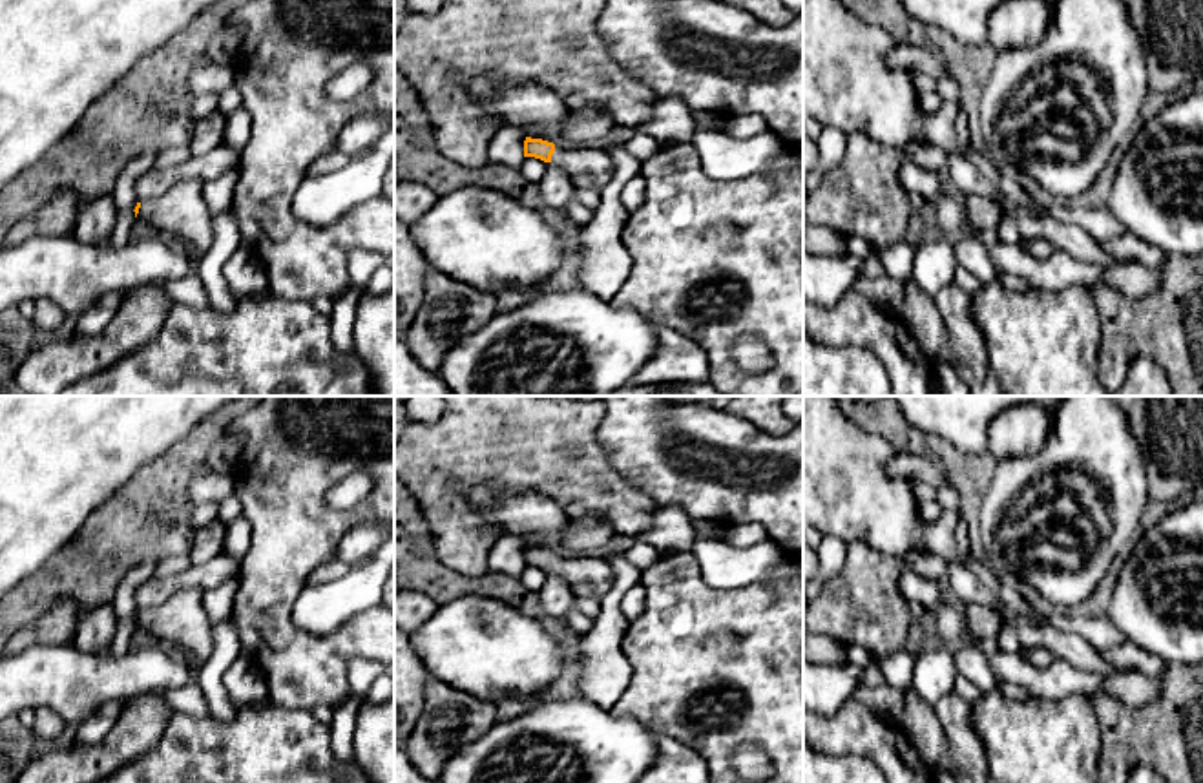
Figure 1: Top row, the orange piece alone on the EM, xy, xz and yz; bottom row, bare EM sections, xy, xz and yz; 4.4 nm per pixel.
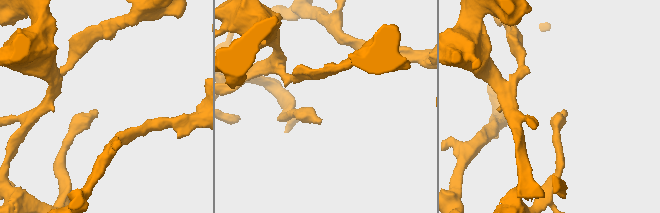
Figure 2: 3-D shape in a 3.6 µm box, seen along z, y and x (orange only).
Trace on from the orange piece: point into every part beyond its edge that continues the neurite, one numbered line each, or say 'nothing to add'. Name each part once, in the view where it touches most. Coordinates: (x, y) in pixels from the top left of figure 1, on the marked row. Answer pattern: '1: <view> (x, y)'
1: xz (588, 168)

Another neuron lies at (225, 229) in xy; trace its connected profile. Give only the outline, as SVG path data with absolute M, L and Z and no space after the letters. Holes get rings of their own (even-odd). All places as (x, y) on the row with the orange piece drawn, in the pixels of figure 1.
M230 204L228 208L212 214L210 219L214 243L210 250L197 261L194 270L208 292L210 305L223 312L232 312L237 299L230 292L221 270L230 254L241 245L234 206Z

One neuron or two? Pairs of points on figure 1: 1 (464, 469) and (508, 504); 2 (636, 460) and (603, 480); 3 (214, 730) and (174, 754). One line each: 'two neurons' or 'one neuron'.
1: two neurons
2: two neurons
3: one neuron

